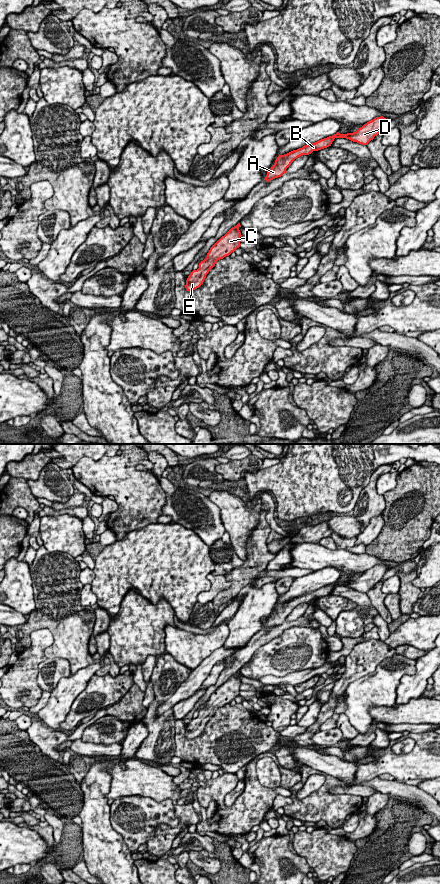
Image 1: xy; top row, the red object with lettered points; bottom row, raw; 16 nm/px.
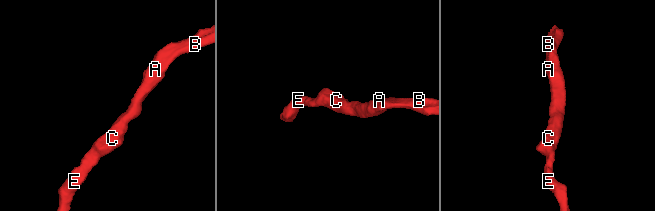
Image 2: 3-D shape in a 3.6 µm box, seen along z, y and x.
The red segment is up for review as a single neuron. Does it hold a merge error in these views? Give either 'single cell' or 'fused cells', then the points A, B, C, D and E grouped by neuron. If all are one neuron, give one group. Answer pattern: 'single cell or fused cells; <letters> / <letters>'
single cell; A B C D E

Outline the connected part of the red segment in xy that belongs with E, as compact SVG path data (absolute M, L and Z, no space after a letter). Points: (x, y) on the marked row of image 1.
M240 223L232 227L210 248L206 258L199 263L199 268L193 270L188 276L185 285L187 291L193 291L199 288L216 262L229 256L240 247L240 237L242 236L239 230L240 227Z

